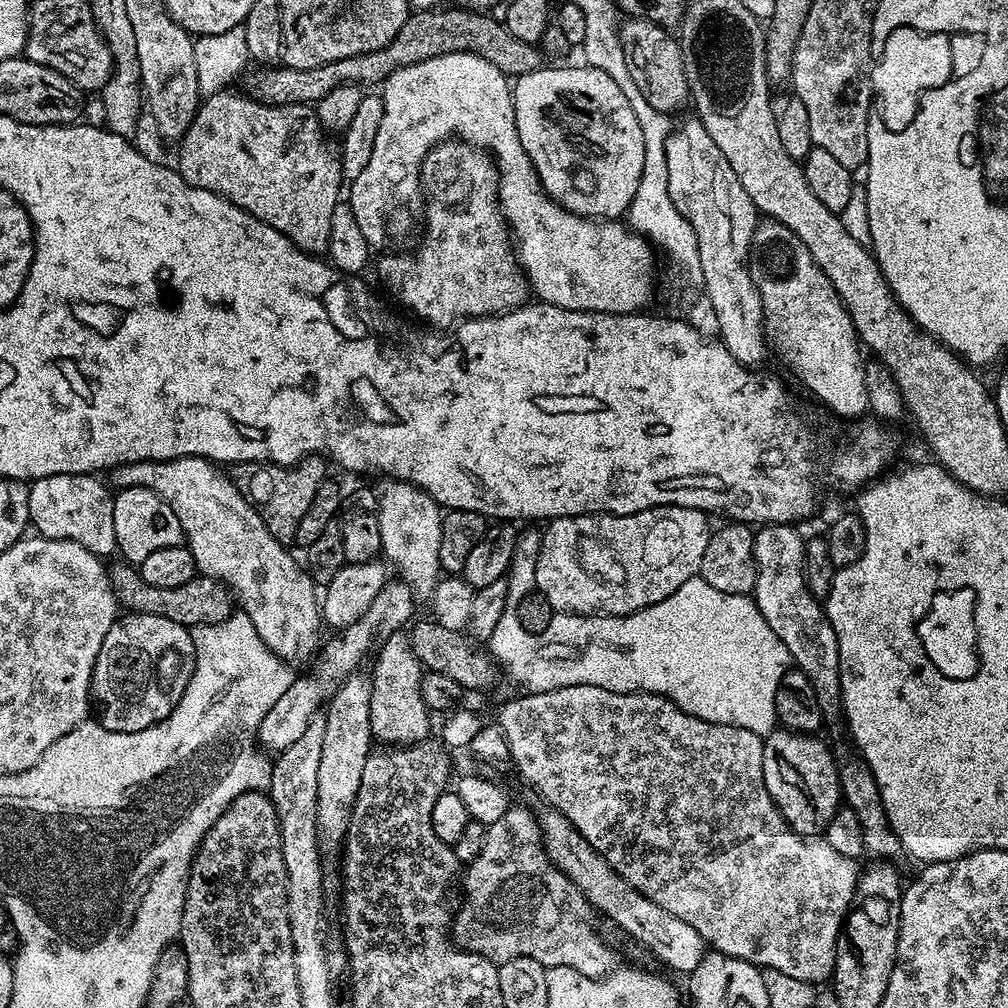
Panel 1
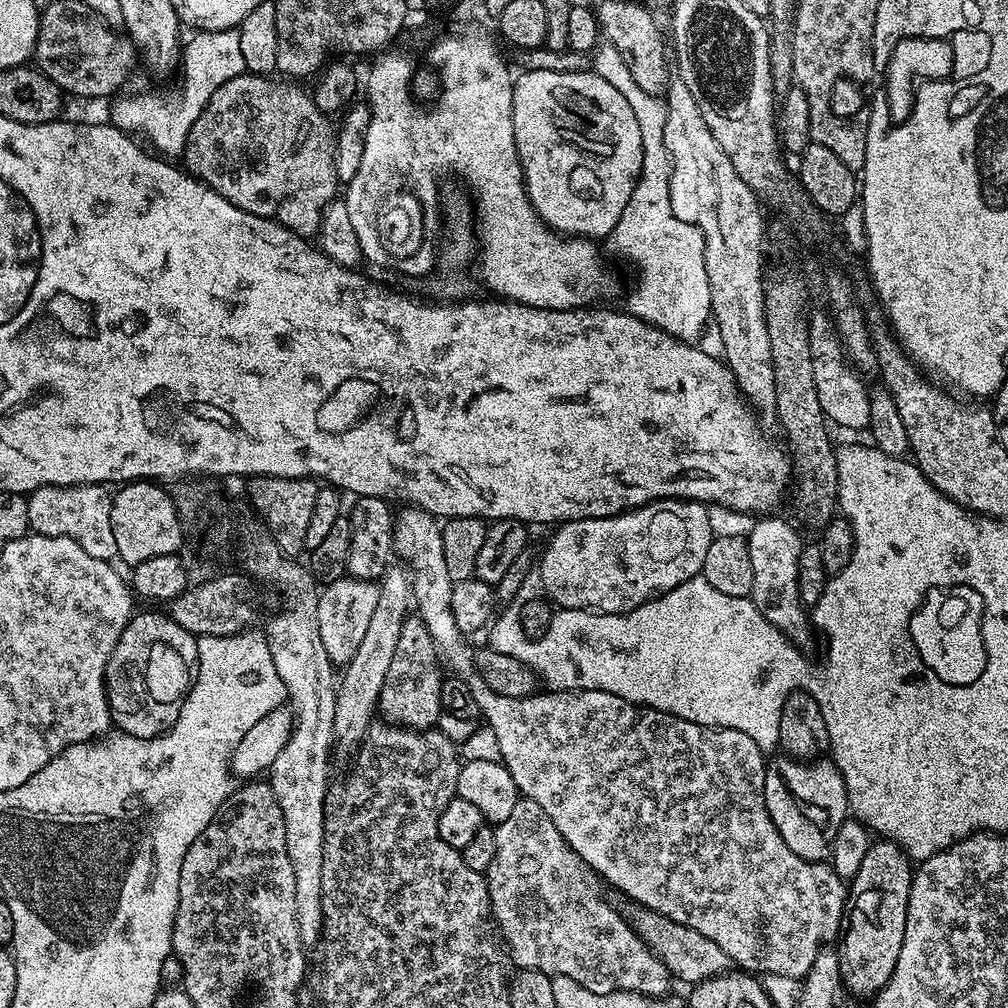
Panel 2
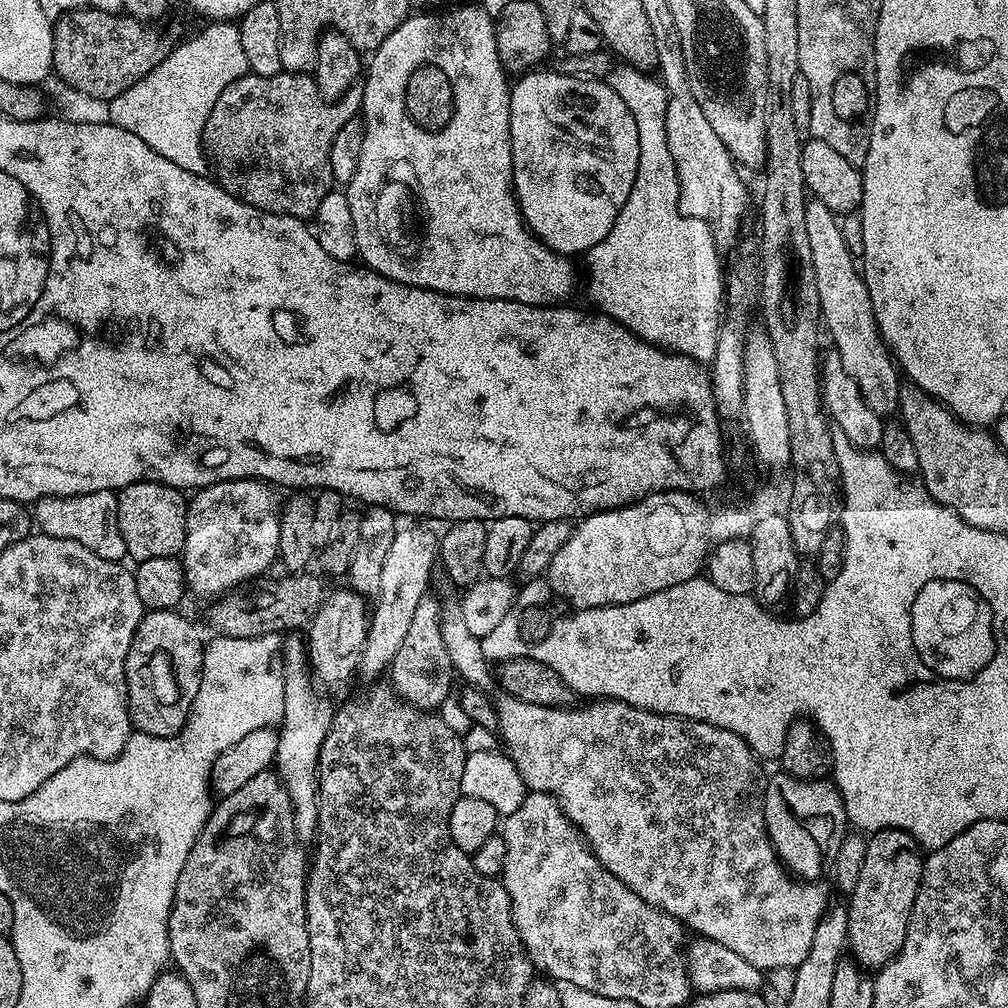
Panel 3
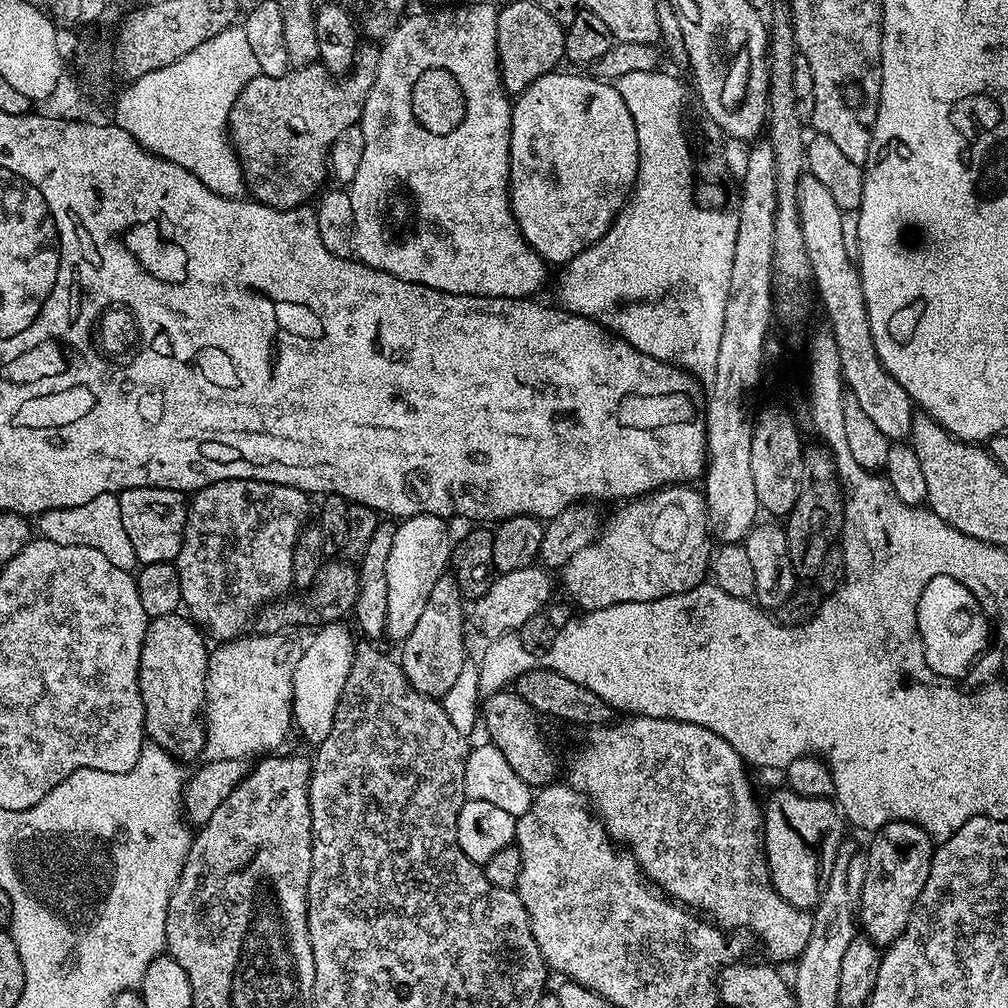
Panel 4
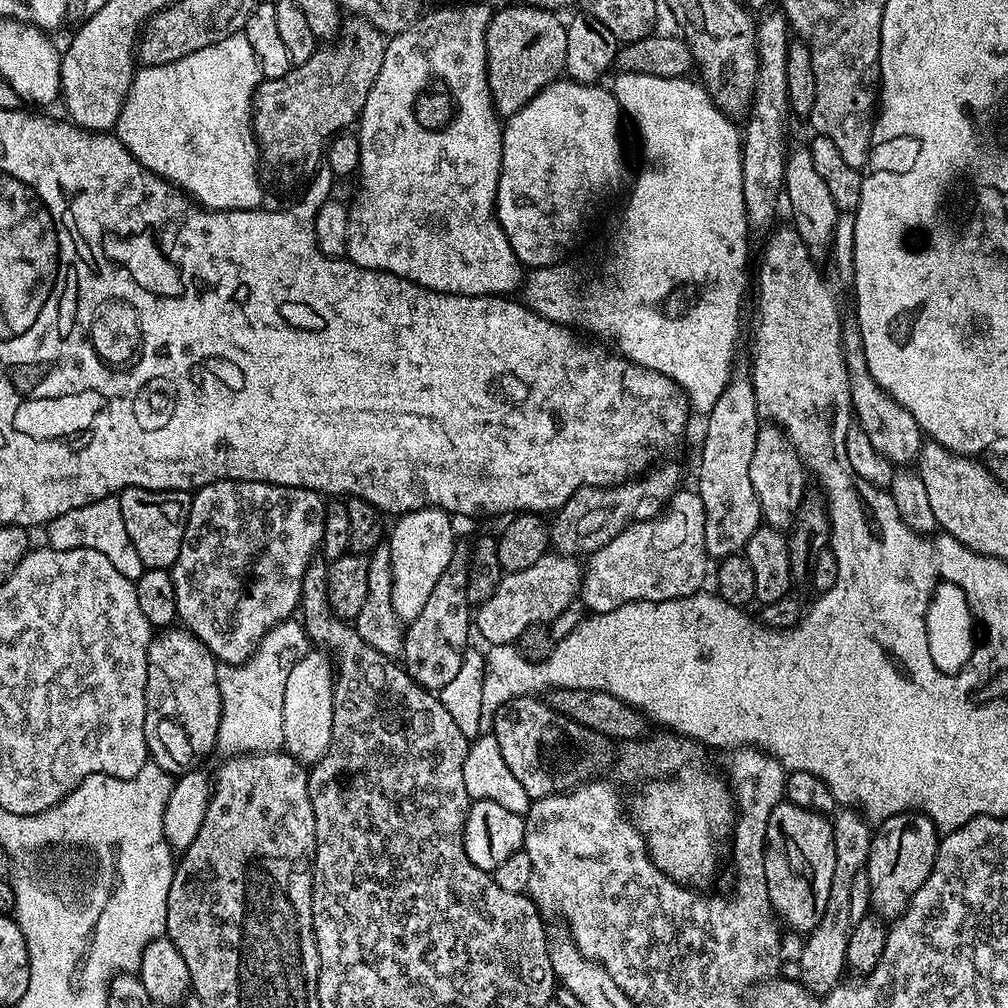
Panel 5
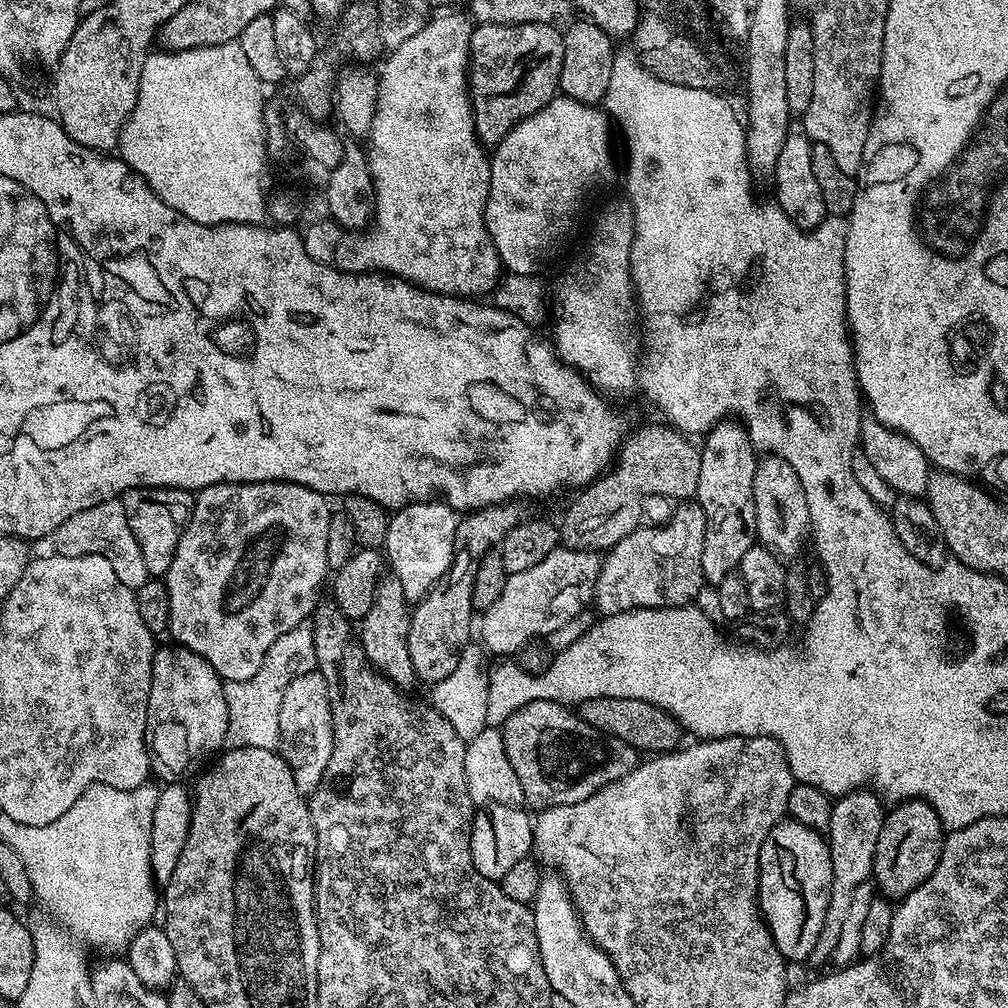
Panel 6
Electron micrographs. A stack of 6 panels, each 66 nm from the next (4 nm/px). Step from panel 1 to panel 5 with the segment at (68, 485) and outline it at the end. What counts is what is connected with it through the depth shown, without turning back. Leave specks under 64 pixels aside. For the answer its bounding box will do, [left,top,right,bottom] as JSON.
[46,495,146,582]

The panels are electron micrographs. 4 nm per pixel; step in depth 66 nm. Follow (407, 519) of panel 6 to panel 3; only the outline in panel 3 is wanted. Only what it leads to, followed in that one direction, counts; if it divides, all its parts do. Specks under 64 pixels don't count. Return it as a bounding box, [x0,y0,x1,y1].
[359,527,437,678]

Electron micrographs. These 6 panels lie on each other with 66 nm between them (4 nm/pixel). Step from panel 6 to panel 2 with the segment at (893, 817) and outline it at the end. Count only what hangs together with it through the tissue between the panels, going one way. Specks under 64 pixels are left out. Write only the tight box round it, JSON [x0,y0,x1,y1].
[838,838,914,998]

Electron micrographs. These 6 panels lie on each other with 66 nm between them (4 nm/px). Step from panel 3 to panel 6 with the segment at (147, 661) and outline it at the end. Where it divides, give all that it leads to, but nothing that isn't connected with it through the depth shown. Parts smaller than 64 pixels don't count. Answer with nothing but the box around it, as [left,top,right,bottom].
[147,647,228,772]

